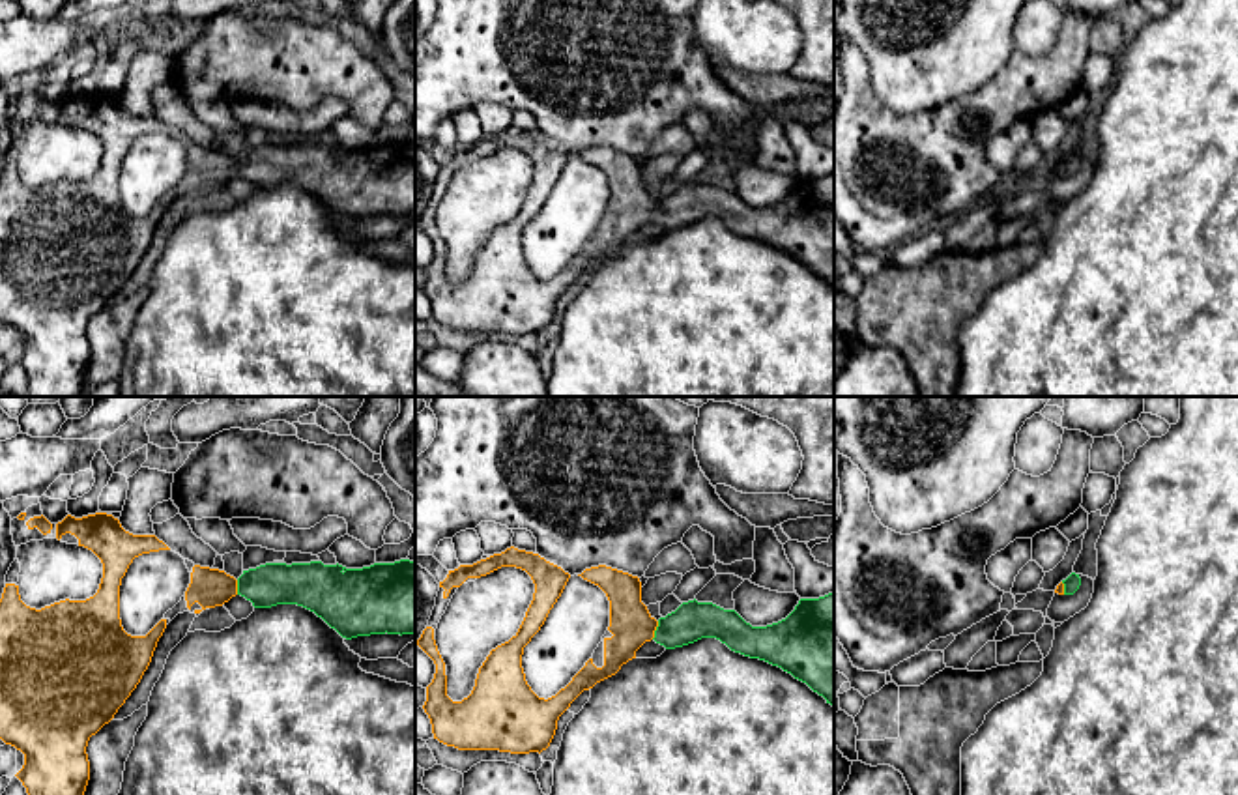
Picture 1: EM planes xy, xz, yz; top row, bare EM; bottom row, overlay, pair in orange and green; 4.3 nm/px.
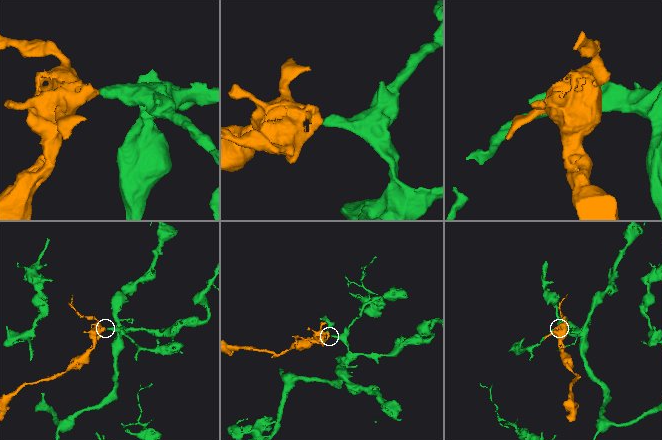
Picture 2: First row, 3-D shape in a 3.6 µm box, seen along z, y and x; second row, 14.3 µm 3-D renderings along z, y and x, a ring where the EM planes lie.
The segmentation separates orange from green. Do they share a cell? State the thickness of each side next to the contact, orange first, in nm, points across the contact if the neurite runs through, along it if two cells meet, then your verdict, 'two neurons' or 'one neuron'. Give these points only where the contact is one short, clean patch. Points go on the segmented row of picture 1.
190 nm thick on the orange side, 170 nm on the other; runs through xz (631, 623), (655, 629), (677, 629), (690, 621); one neuron

